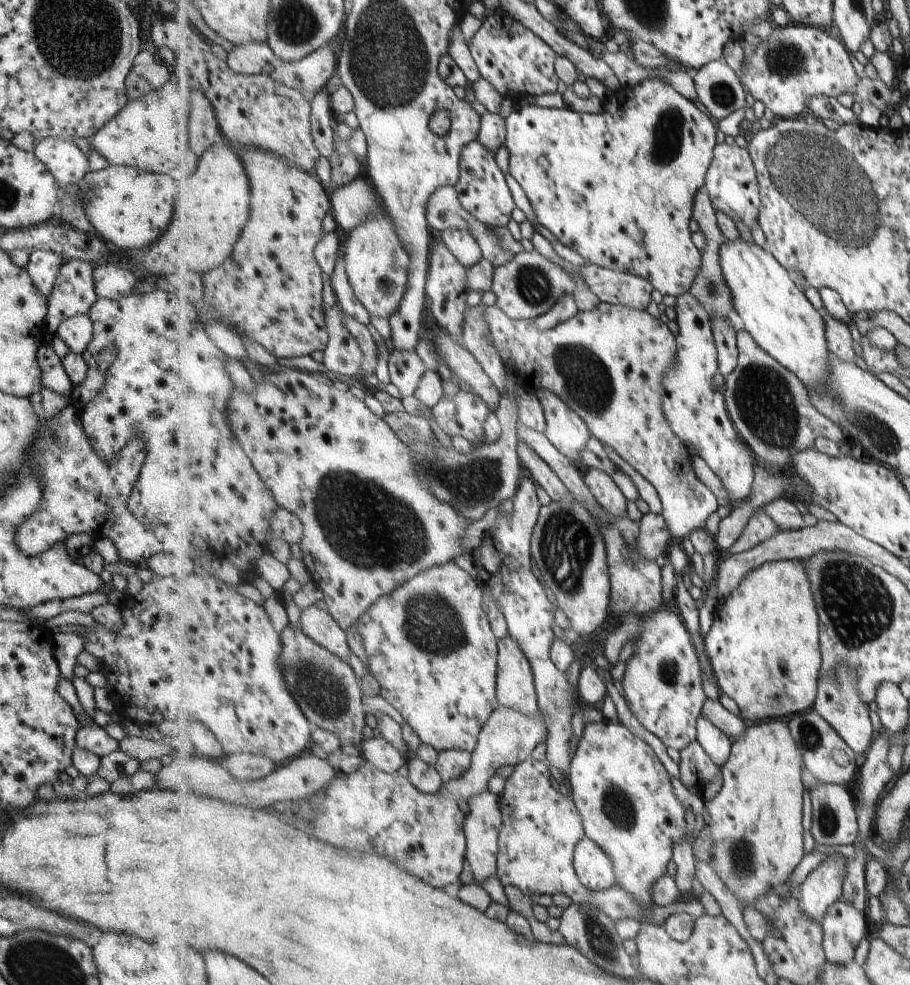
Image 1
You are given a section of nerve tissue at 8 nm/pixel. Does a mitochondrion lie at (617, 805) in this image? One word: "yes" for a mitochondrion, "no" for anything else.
yes

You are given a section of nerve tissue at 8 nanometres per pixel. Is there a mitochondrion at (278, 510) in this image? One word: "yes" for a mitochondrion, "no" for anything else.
no

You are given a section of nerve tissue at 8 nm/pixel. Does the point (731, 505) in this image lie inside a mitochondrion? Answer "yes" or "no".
no

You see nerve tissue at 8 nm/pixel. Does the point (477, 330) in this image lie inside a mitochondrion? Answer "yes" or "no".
no

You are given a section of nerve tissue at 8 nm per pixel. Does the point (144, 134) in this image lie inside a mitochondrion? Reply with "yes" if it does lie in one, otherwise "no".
no

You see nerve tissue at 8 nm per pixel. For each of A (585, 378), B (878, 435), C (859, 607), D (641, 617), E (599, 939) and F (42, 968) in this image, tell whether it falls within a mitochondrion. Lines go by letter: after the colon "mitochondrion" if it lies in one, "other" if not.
A: mitochondrion
B: mitochondrion
C: mitochondrion
D: other
E: mitochondrion
F: mitochondrion

